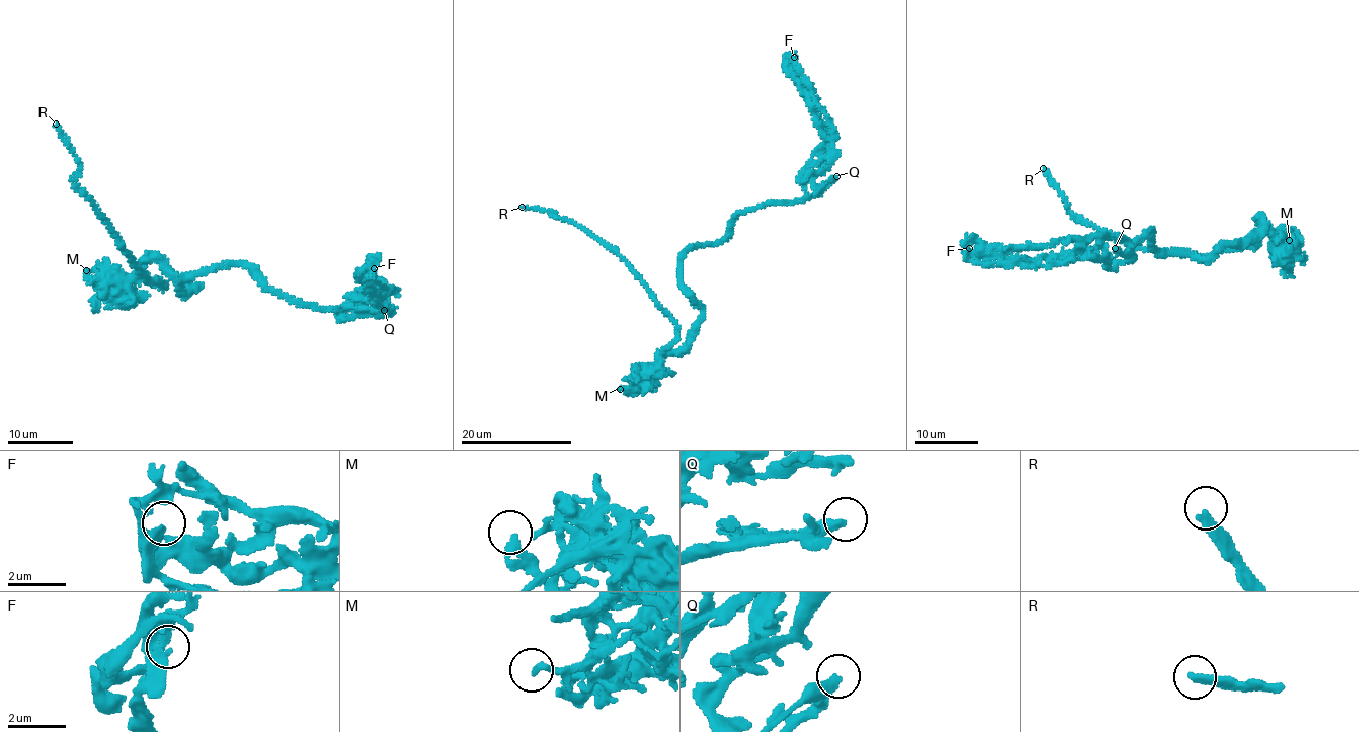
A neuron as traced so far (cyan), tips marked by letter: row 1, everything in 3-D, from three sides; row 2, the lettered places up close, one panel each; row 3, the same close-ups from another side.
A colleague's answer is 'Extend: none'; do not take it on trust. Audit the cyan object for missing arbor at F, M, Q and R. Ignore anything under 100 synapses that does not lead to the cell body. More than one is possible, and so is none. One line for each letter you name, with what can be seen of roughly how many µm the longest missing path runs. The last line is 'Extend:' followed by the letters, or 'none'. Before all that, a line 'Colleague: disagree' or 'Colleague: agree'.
Colleague: disagree
R: 30 µm
Extend: R

